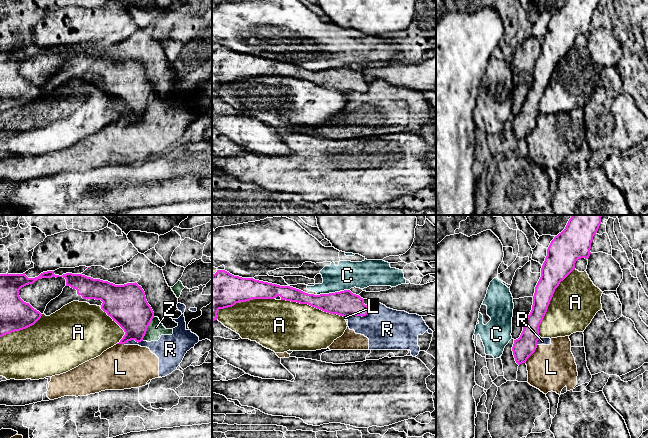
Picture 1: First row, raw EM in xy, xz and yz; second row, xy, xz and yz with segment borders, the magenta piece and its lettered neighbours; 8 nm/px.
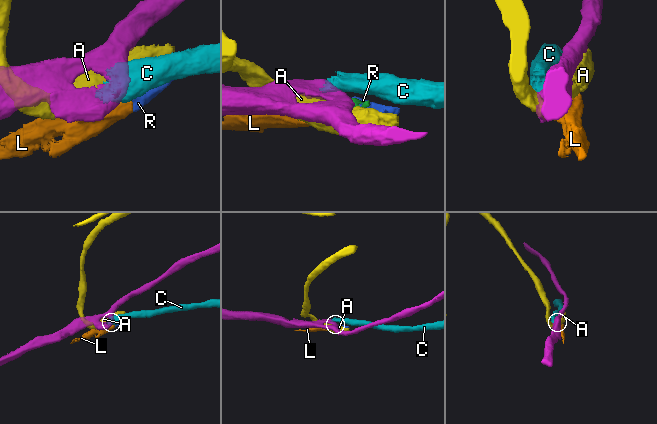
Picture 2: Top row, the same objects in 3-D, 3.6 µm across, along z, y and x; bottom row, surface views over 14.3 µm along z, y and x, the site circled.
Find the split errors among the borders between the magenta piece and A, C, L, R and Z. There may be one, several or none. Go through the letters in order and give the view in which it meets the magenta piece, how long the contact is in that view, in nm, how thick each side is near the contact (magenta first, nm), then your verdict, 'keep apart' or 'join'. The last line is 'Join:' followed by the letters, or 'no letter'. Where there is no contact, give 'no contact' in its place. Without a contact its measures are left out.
A: yz | 600 nm | 190/380 nm | keep apart
C: xz | 260 nm | 200/220 nm | keep apart
L: yz | 170 nm | 170/360 nm | keep apart
R: xz | 200 nm | 200/340 nm | keep apart
Z: xy | 220 nm | 320/120 nm | keep apart
Join: no letter

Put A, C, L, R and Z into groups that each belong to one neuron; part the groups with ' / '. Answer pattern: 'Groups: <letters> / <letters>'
Groups: A / C / L R Z

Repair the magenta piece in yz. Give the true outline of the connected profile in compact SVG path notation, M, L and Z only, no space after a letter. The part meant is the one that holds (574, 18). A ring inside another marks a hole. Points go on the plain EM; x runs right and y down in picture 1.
M567 0L551 17L535 63L533 81L520 113L512 123L518 141L526 139L535 128L539 116L539 102L547 88L555 65L574 45L578 35L588 35L593 12L600 0Z

